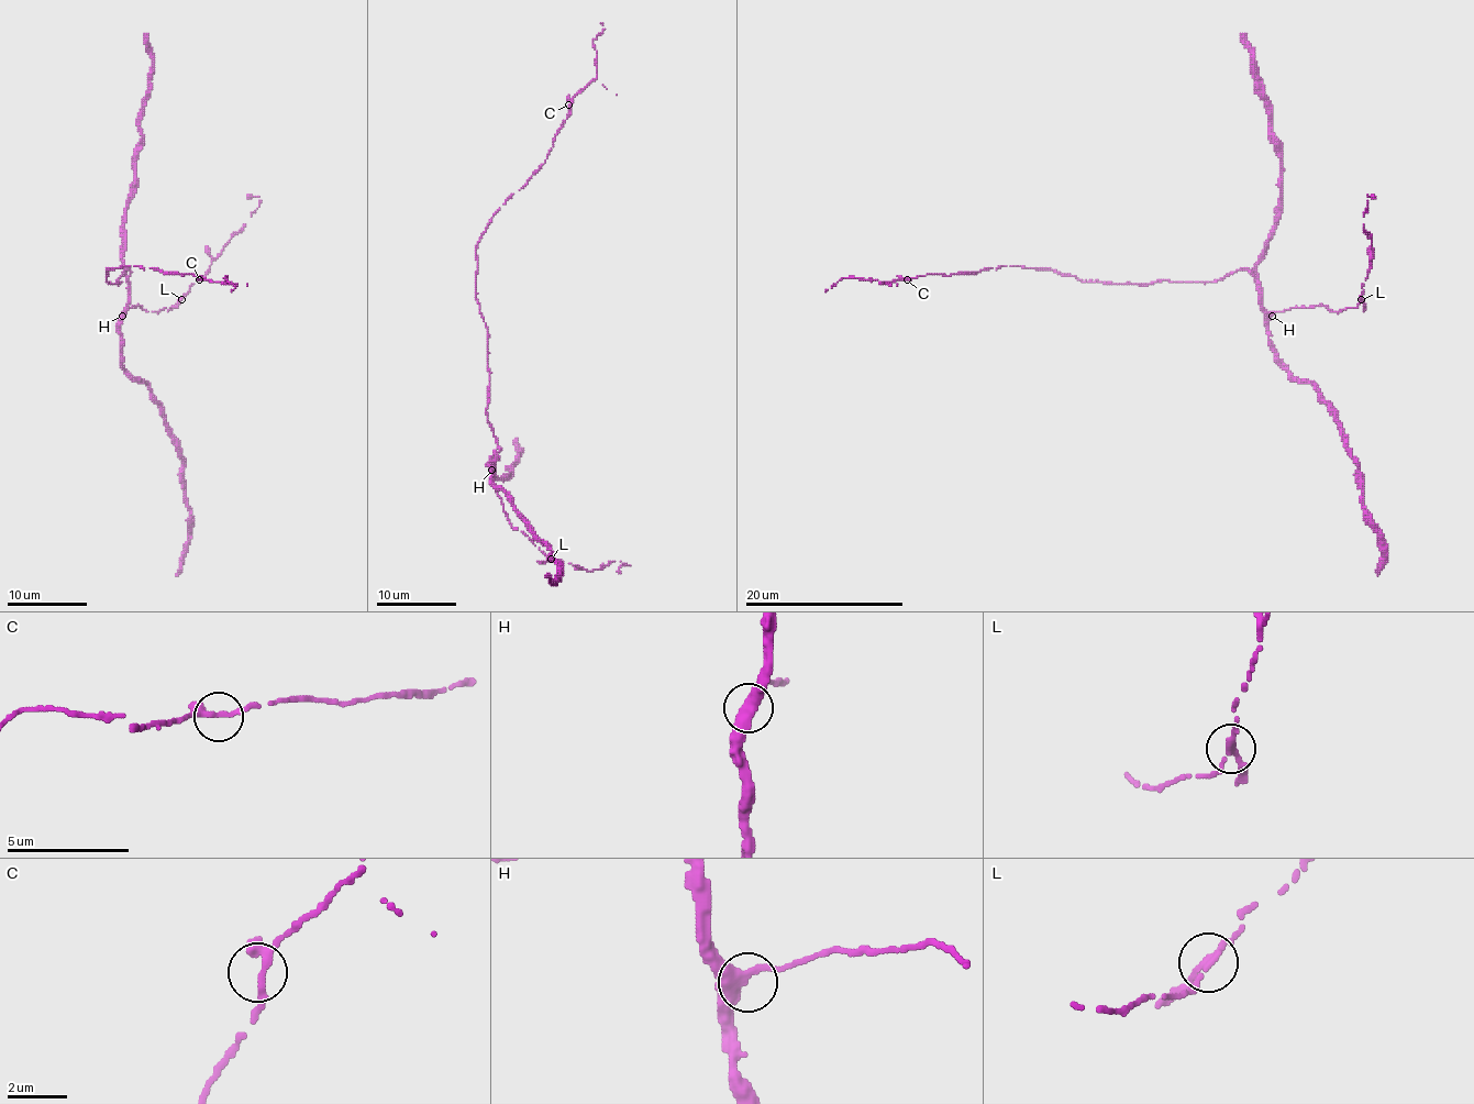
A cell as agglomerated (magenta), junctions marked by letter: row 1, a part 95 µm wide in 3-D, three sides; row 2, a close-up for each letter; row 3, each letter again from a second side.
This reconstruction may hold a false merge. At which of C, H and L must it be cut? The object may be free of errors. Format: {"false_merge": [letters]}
{"false_merge": ["L"]}

